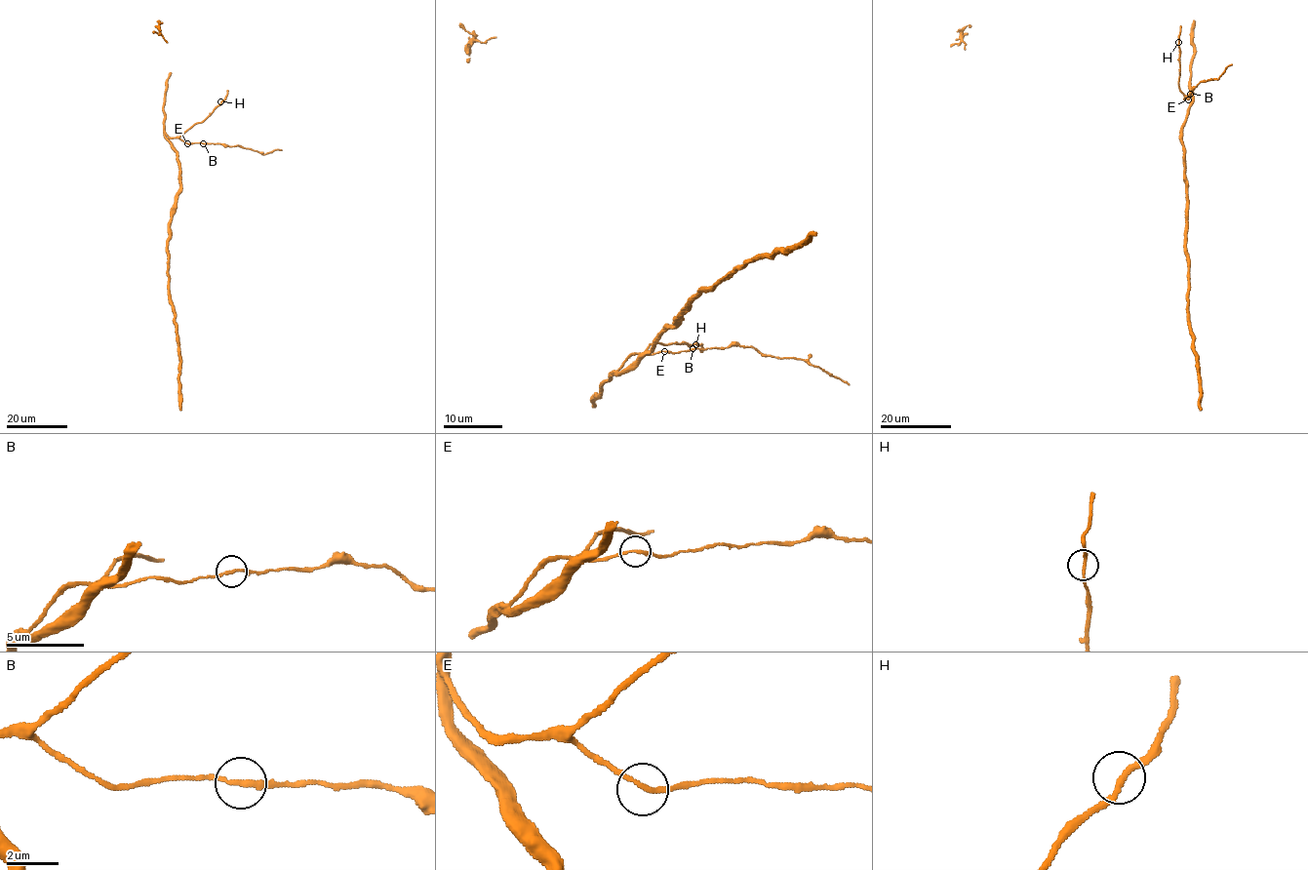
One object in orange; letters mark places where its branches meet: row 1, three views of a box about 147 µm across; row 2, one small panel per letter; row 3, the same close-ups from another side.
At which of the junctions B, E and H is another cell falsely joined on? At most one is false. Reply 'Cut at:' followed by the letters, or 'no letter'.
Cut at: no letter

